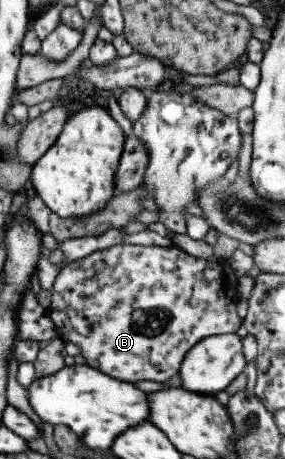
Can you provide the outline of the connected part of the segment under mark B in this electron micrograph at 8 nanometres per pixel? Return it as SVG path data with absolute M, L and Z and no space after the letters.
M117 244L107 249L96 251L79 261L70 261L65 268L55 278L51 288L51 303L47 308L48 316L55 324L56 337L61 338L64 342L75 343L80 347L80 354L83 355L88 366L106 373L109 377L127 382L136 381L157 381L165 383L178 375L181 369L181 362L186 353L194 348L204 337L223 335L226 333L237 333L242 324L242 318L237 315L235 308L240 300L236 293L238 276L227 259L217 258L216 262L200 259L188 254L178 245L170 247L156 245L132 245Z

